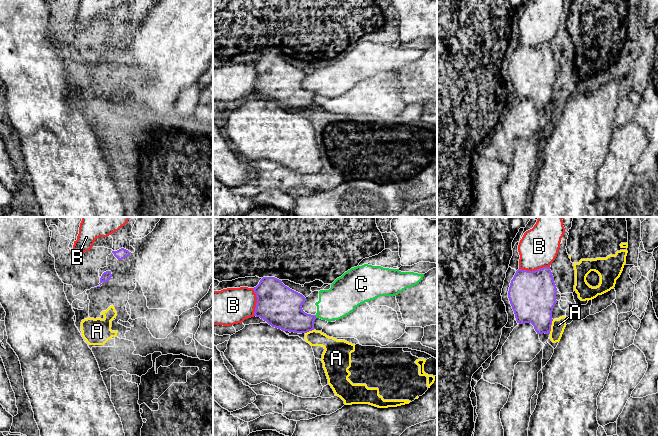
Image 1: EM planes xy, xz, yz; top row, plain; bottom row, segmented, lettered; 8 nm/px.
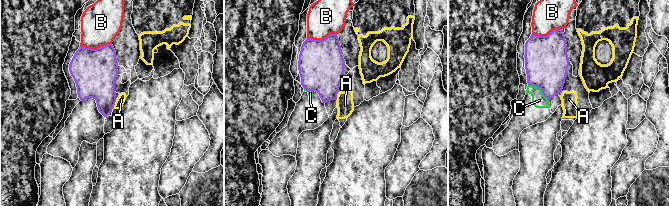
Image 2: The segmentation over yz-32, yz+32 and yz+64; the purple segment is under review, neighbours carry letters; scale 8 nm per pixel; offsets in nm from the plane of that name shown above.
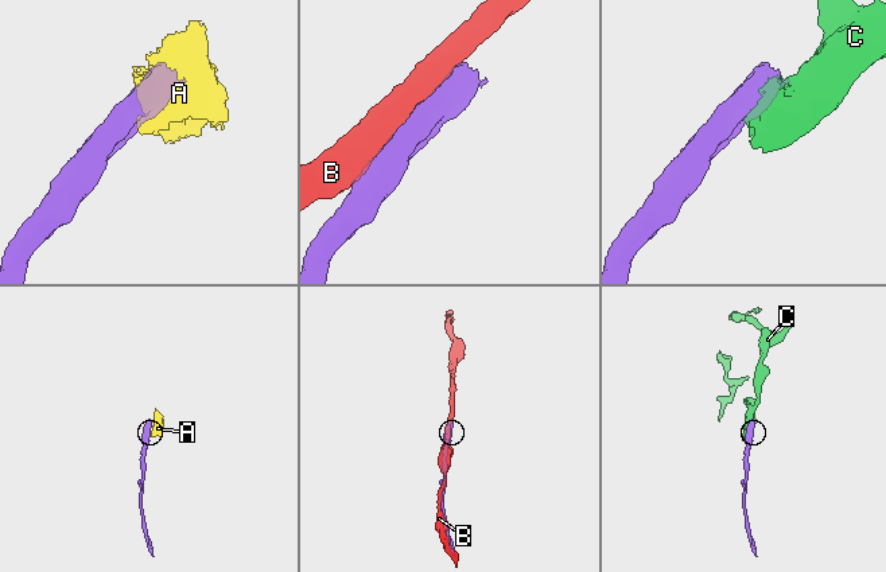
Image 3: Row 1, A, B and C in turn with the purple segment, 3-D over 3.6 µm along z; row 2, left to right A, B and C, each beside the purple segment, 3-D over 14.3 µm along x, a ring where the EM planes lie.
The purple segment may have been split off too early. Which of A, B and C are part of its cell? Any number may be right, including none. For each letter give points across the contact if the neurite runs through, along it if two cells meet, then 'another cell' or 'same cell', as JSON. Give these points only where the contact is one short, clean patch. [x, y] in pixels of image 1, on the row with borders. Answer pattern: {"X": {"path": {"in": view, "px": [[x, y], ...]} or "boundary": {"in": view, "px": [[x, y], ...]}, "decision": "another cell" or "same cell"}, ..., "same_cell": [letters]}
{"A": {"boundary": {"in": "yz", "px": [[553, 320], [549, 333]]}, "decision": "another cell"}, "B": {"decision": "another cell"}, "C": {"decision": "another cell"}, "same_cell": []}

